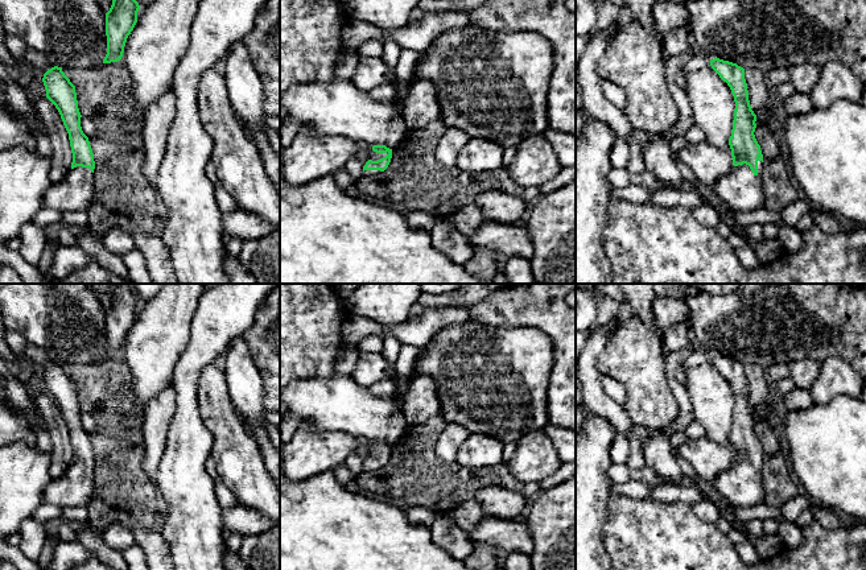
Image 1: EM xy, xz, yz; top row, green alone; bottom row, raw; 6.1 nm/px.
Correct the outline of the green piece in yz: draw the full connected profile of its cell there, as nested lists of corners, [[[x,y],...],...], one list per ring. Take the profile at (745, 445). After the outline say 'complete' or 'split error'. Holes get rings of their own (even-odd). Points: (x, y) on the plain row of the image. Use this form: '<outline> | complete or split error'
[[[719,354],[710,355],[710,362],[727,379],[735,397],[729,434],[734,462],[718,474],[712,484],[733,507],[750,508],[763,504],[763,450],[754,430],[756,410],[750,401],[745,364]]] | split error

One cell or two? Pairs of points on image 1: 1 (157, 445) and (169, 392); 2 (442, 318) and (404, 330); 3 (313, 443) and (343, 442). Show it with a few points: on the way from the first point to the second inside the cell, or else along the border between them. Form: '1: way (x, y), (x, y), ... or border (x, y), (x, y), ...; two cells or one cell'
1: way (157, 432), (157, 414), (163, 405); one cell
2: way (433, 319), (421, 330), (413, 330); one cell
3: way (321, 443), (335, 443); one cell

